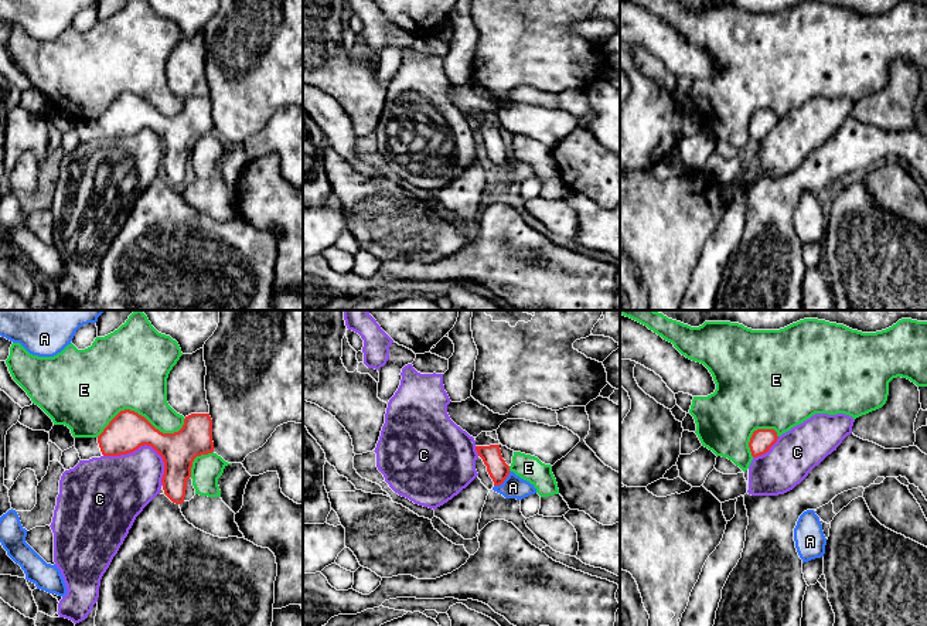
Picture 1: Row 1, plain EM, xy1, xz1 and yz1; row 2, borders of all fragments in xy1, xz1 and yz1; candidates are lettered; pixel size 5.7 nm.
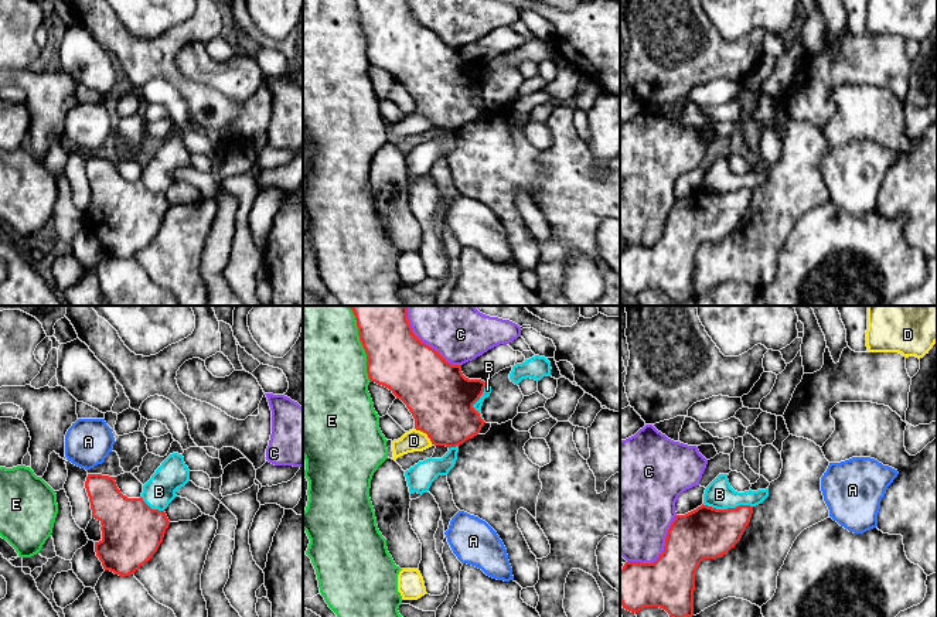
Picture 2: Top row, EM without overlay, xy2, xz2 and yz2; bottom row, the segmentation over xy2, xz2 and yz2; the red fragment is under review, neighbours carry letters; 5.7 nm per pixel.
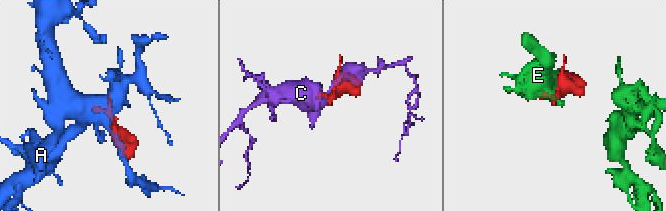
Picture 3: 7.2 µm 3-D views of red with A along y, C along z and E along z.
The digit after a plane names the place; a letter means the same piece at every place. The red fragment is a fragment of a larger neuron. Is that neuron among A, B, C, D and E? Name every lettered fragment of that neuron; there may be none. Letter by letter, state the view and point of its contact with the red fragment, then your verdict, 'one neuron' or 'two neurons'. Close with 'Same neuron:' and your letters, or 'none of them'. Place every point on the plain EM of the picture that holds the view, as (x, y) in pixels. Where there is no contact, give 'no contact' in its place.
A: xz1 (504, 162) | two neurons
B: yz2 (728, 191) | two neurons
C: xy1 (146, 126) | two neurons
D: xz2 (426, 116) | two neurons
E: xy1 (142, 99) | two neurons
Same neuron: none of them

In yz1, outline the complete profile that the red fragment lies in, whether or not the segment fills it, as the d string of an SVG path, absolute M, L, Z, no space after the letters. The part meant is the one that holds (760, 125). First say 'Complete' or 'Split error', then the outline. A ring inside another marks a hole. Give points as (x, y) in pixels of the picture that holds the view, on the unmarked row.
Complete. M757 112L753 115L749 130L753 140L761 139L770 133L778 119L774 112Z

